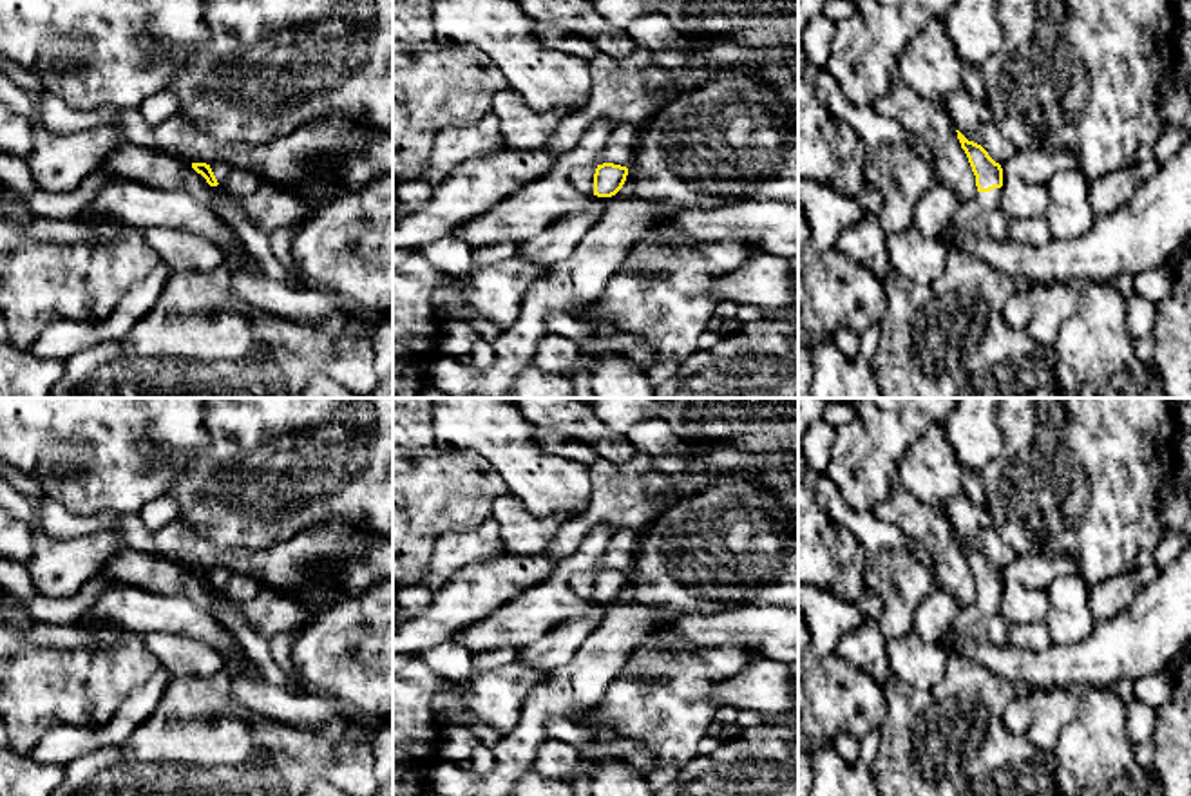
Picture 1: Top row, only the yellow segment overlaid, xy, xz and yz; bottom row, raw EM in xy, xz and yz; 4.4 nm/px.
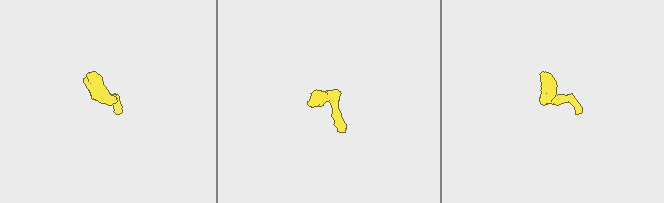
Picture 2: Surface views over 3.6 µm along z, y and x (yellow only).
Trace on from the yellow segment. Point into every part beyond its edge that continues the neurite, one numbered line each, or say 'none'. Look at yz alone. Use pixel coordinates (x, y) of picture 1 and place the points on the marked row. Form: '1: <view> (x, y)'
1: yz (990, 199)

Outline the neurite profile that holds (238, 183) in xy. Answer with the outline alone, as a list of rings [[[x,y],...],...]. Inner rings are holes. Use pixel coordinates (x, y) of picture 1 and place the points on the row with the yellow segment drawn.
[[[210,165],[217,183],[237,201],[252,195],[259,186],[261,179],[248,170],[235,170],[228,165]]]

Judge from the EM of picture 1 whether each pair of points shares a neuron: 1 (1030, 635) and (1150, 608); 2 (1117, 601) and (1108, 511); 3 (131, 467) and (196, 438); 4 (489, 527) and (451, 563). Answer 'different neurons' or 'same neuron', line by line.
1: different neurons
2: different neurons
3: same neuron
4: same neuron

